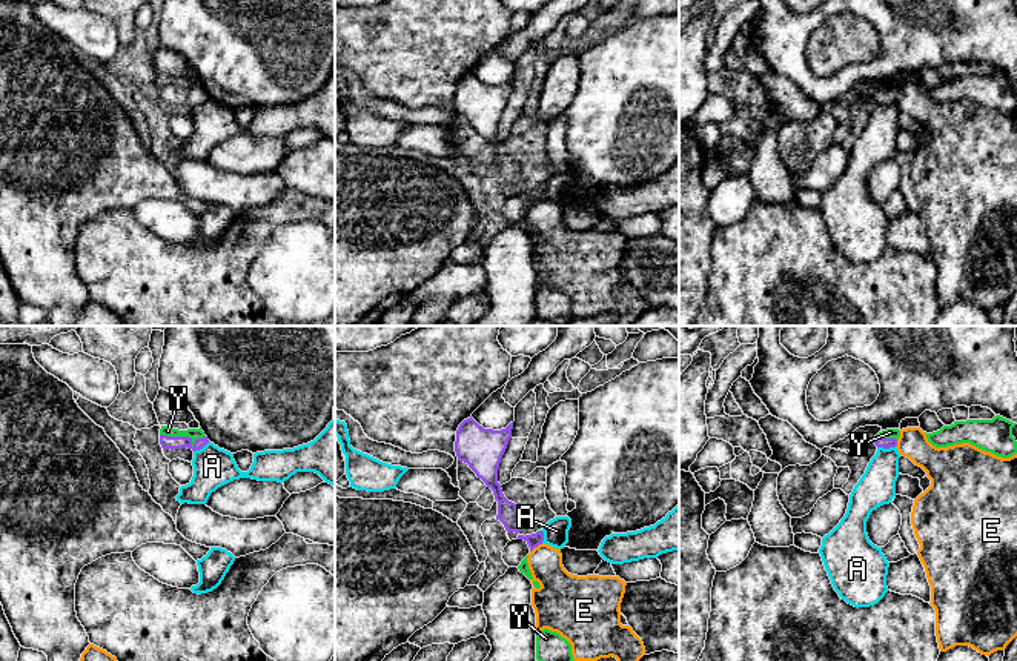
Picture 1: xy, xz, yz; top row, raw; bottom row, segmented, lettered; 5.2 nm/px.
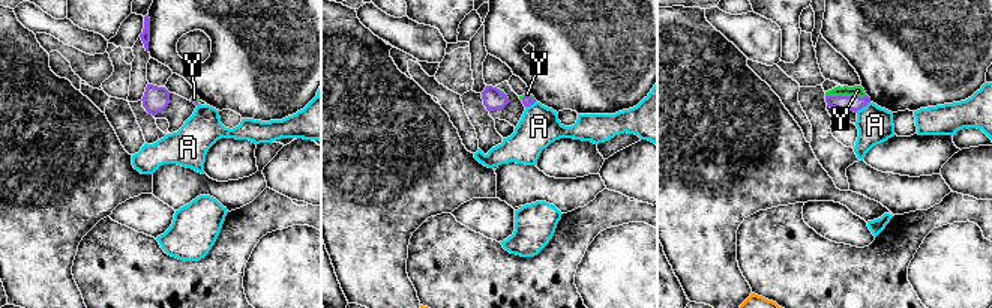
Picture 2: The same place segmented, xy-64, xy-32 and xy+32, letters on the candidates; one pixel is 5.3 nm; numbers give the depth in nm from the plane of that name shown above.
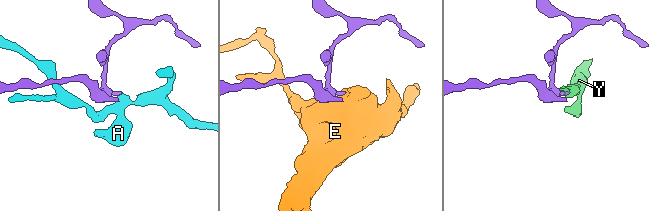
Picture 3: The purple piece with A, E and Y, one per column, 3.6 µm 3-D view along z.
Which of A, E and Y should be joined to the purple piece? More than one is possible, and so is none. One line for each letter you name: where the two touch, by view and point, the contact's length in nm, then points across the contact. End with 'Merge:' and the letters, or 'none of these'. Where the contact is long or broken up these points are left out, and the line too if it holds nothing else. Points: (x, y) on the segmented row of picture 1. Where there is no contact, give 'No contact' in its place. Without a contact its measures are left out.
Y: Touches purple at xy (183, 437). Shared border 240 nm. Path across: xy (166, 441), (183, 437), (194, 434)
Merge: Y

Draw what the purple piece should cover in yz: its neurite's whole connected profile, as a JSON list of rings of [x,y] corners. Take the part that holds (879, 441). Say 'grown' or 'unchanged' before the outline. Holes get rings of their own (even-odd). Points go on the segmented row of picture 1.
grown; [[[886,429],[886,430],[879,432],[873,438],[873,443],[877,447],[889,449],[889,447],[896,447],[897,446],[899,437],[900,437],[900,430],[899,429]]]

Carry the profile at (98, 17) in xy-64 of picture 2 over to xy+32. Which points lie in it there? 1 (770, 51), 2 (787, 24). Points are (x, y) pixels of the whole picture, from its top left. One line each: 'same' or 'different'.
1: different
2: same

